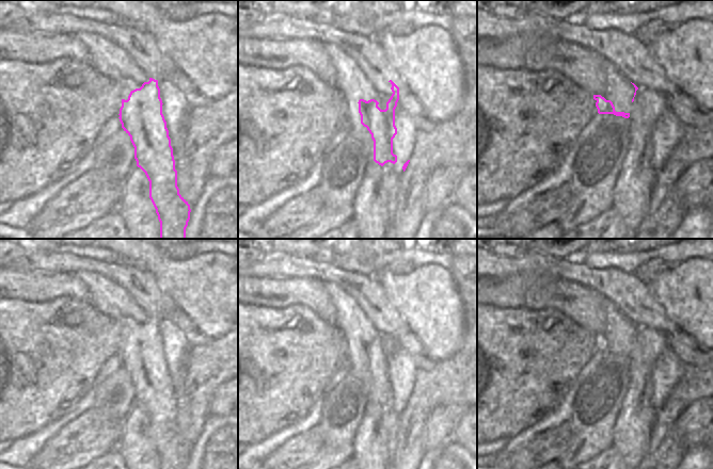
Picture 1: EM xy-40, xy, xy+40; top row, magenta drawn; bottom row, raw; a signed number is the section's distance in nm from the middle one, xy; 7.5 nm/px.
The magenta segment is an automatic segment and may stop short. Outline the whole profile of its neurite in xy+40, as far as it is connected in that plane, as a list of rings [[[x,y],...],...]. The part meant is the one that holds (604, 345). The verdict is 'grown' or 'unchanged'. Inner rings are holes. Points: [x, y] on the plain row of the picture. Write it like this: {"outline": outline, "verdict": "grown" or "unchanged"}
{"outline": [[[593,334],[593,338],[597,340],[596,345],[599,353],[614,353],[616,355],[622,355],[624,357],[630,356],[630,352],[616,351],[613,341],[611,339],[606,339],[601,334]]], "verdict": "unchanged"}

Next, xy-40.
{"outline": [[[78,272],[75,275],[88,286],[93,297],[99,297],[111,307],[110,313],[125,314],[142,323],[140,327],[130,330],[127,339],[122,338],[118,357],[134,386],[137,405],[145,411],[149,420],[149,437],[156,448],[160,469],[186,469],[191,448],[188,440],[179,433],[177,425],[177,409],[167,360],[162,353],[163,342],[158,319],[148,317],[137,305],[130,293],[110,278],[95,272]]], "verdict": "grown"}

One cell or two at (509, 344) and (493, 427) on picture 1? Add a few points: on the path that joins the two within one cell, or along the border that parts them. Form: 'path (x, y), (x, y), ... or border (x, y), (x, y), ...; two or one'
path (509, 365), (493, 382), (493, 407); one

